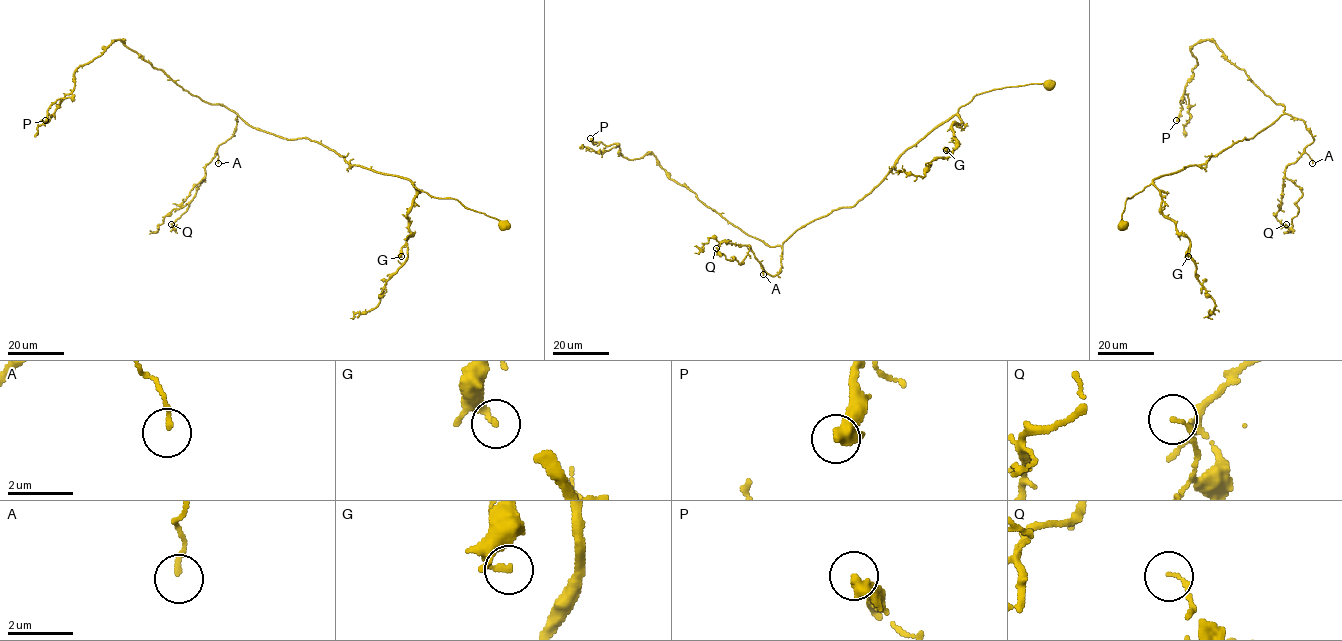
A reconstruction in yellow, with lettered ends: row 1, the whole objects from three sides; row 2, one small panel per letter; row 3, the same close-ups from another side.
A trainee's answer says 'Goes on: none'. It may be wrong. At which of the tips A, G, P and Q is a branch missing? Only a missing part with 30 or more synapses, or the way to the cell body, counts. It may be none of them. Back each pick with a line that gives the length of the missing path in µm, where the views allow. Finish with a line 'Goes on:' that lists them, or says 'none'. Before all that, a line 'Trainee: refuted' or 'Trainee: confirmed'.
Trainee: refuted
P: about 15 µm are missing
Goes on: P

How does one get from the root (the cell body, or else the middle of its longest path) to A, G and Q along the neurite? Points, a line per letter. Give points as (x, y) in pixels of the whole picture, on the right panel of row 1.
A: (1122, 226), (1126, 200), (1155, 178), (1204, 164), (1282, 114), (1301, 119), (1311, 133), (1304, 151), (1312, 163)
G: (1122, 226), (1126, 224), (1122, 220), (1126, 200), (1152, 184), (1161, 198), (1161, 212), (1189, 240), (1188, 256)
Q: (1122, 226), (1126, 200), (1155, 178), (1204, 164), (1288, 113), (1314, 140), (1286, 166), (1302, 196), (1286, 224)

